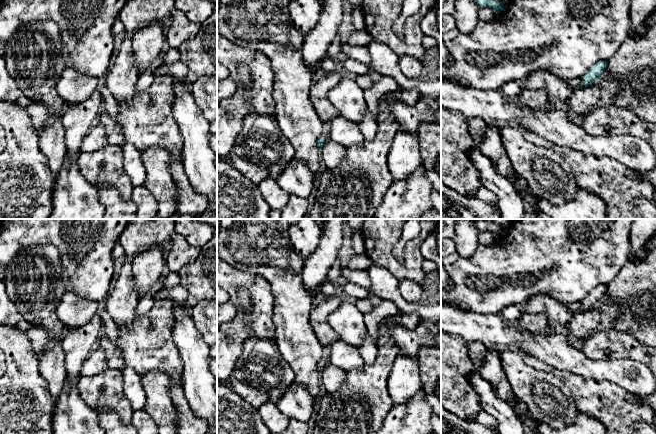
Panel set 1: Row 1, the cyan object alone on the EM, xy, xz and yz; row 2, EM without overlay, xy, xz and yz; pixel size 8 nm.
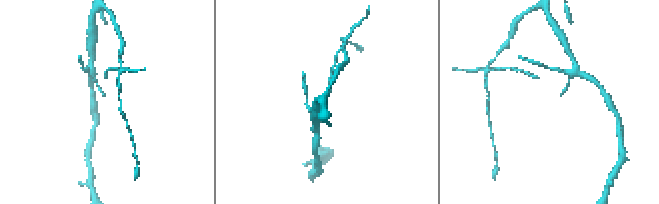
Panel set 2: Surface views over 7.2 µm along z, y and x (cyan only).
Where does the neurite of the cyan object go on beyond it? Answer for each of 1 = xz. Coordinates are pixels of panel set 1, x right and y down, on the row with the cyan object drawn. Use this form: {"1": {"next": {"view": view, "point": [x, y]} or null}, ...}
{"1": {"next": {"view": "xz", "point": [325, 135]}}}

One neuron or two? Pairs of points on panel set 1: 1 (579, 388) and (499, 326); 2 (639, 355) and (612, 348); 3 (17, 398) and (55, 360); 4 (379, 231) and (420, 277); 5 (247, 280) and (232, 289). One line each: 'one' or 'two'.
1: two
2: one
3: two
4: one
5: one

